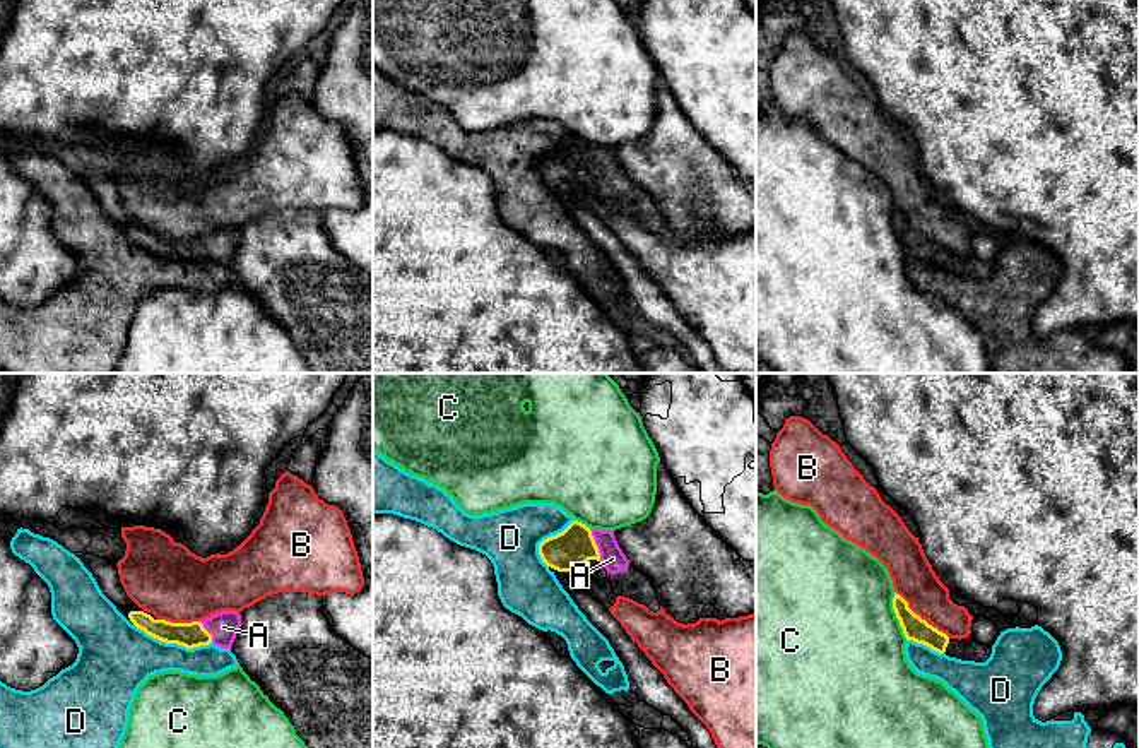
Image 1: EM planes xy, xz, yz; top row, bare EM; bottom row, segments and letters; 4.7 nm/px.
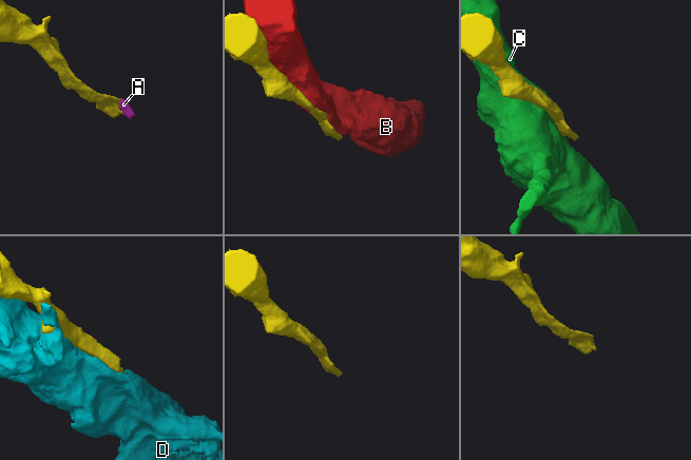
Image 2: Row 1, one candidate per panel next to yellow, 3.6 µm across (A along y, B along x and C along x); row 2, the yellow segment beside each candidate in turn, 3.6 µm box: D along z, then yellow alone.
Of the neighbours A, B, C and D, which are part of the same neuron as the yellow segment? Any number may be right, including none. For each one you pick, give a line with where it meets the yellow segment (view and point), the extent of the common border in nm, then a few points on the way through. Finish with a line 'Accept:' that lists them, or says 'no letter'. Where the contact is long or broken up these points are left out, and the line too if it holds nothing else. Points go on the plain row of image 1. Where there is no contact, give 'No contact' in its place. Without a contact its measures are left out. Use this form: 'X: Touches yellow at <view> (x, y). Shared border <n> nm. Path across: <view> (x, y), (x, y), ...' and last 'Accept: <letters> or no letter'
A: Touches yellow at xz (596, 161). Shared border 160 nm. Path across: xz (572, 165), (577, 161), (596, 161), (613, 175)
Accept: A

